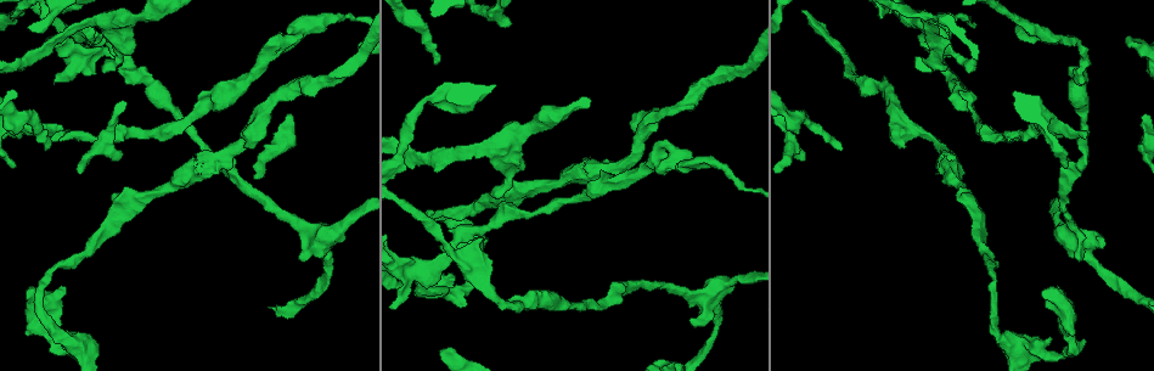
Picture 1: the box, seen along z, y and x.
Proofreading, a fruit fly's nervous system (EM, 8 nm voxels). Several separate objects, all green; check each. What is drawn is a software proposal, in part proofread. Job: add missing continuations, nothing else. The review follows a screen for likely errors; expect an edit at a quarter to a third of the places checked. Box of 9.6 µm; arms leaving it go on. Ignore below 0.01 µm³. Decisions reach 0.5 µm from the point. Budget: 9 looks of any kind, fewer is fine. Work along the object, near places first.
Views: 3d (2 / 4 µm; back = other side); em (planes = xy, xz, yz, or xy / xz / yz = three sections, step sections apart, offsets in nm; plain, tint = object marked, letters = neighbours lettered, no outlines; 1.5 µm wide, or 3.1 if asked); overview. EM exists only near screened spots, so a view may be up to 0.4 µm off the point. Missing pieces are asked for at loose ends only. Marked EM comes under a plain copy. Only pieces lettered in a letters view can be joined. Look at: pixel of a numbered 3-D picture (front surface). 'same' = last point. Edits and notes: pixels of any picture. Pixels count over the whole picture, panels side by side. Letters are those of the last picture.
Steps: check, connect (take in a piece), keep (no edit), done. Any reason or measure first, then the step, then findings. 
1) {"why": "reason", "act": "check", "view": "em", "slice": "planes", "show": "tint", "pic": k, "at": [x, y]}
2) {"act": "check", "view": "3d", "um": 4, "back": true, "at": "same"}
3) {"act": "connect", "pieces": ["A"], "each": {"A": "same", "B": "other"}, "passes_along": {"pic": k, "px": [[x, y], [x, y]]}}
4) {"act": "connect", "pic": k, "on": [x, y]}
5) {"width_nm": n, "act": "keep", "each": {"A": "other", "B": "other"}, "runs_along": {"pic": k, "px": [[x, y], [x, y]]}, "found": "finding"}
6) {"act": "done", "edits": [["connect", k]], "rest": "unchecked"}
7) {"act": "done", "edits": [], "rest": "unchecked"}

{"why": "branch stops here", "act": "check", "view": "em", "slice": "xz", "step": 8, "show": "letters", "pic": 1, "at": [103, 68]}

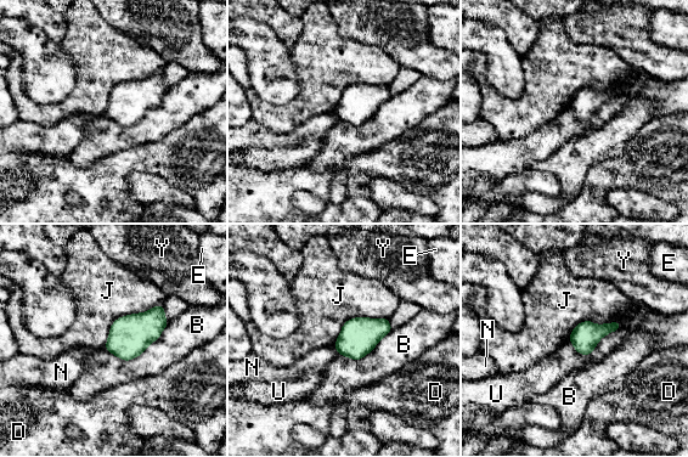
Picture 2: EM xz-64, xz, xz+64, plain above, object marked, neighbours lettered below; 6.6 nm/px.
{"why": "cut it another way", "act": "check", "view": "em", "slice": "planes", "show": "letters", "at": "same"}

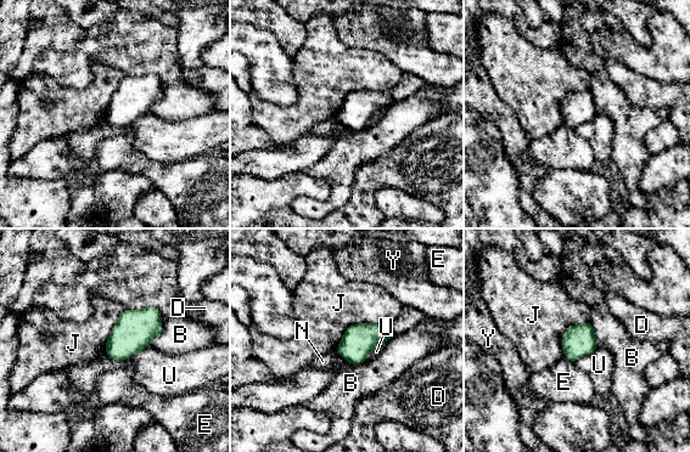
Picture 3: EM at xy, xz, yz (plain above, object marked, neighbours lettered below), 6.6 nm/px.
{"act": "keep", "each": {"B": "other", "D": "other", "E": "other", "J": "other", "N": "other", "U": "other", "Y": "other"}, "border": {"pic": 3, "px": [[388, 323], [353, 323], [336, 349]]}, "found": "no lettered piece goes on from it"}

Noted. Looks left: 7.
{"why": "thin end", "act": "check", "view": "em", "slice": "planes", "show": "letters", "pic": 1, "at": [1066, 165]}

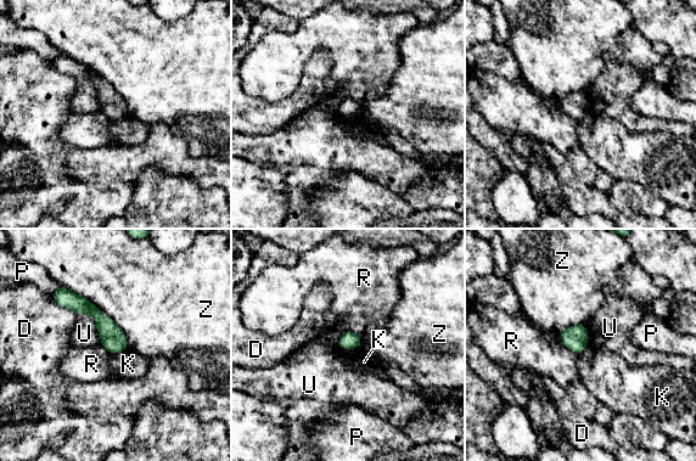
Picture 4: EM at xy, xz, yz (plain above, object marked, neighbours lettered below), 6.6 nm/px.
{"longest_contact_nm": ["Z", 600], "act": "keep", "each": {"D": "other", "K": "other", "P": "other", "R": "other", "U": "other", "Z": "other"}, "found": "none of them fits"}

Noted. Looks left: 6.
{"why": "free end", "act": "check", "view": "3d", "um": 2, "back": true, "pic": 1, "at": [840, 150]}

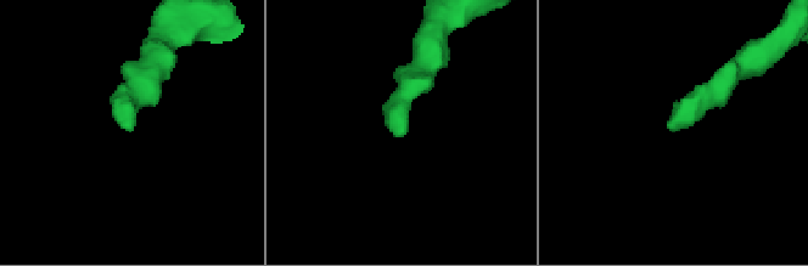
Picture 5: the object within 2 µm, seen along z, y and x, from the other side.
{"act": "check", "view": "em", "slice": "planes", "show": "letters", "pic": 5, "at": [397, 135]}

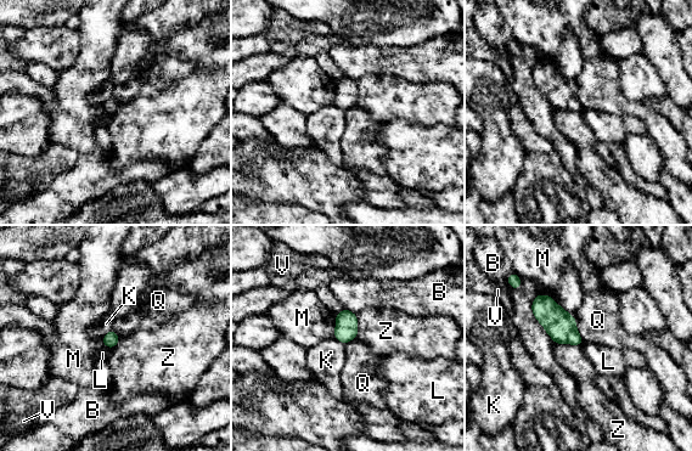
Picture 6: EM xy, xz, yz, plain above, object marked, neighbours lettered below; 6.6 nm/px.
{"act": "keep", "each": {"B": "other", "K": "other", "L": "other", "M": "other", "Q": "other", "V": "other", "Z": "other"}, "border": {"pic": 6, "px": [[573, 315], [577, 331], [584, 342]]}, "found": "no lettered piece goes on from it"}

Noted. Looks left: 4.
{"why": "free end", "act": "check", "view": "em", "slice": "xz", "step": 8, "show": "tint", "pic": 1, "at": [1126, 37]}

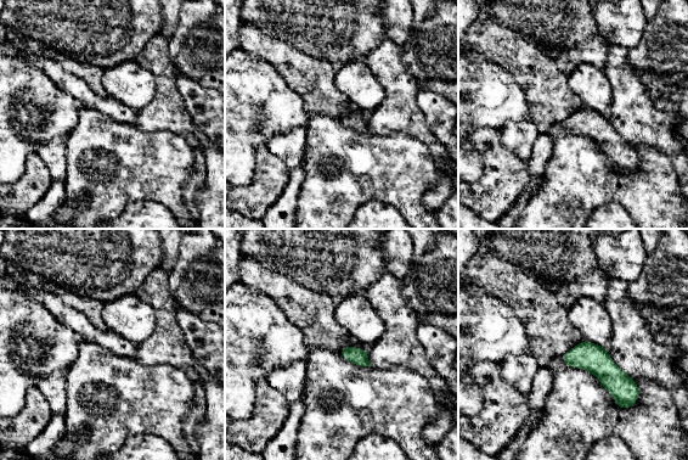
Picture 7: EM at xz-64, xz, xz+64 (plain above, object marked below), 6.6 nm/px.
{"act": "check", "view": "em", "slice": "planes", "show": "letters", "at": "same"}

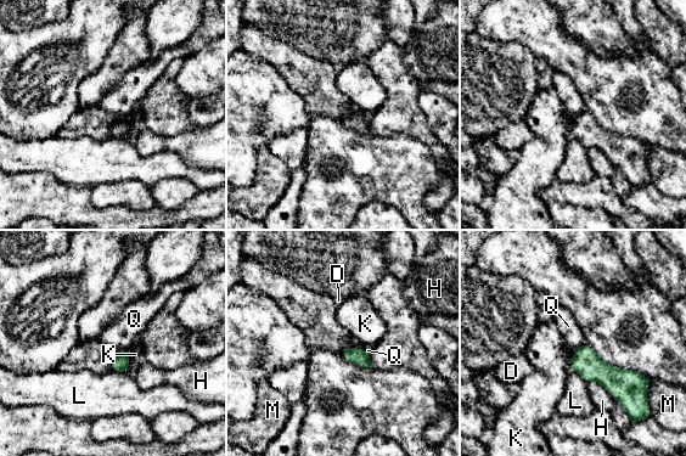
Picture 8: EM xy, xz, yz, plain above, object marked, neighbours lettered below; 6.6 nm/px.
{"act": "keep", "each": {"D": "other", "H": "other", "K": "other", "L": "other", "M": "other", "Q": "other"}, "border": {"pic": 8, "px": [[347, 347], [356, 347], [369, 353]]}, "found": "none of them fits"}

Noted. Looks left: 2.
{"act": "done", "edits": [], "rest": "unchecked"}

